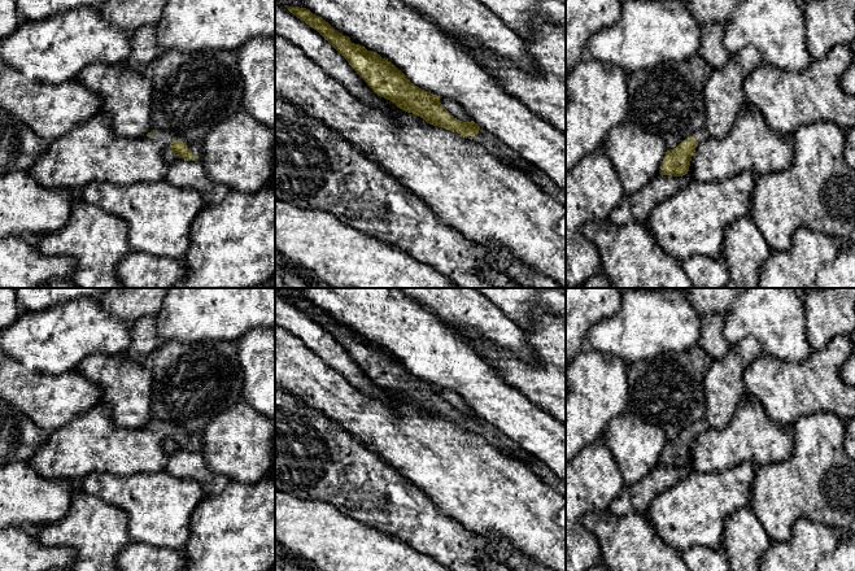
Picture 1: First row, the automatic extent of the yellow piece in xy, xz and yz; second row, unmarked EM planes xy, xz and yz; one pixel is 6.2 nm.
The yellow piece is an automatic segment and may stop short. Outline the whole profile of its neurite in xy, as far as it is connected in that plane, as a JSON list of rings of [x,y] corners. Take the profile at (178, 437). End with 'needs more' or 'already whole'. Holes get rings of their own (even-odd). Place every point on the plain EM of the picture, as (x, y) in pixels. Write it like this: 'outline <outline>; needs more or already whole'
outline [[[152,418],[147,427],[156,433],[167,436],[171,443],[178,445],[179,449],[187,452],[197,452],[202,445],[202,439],[200,433],[184,431],[179,426],[161,419]]]; needs more

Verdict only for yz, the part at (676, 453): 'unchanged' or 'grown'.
grown

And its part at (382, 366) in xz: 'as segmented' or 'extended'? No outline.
extended

